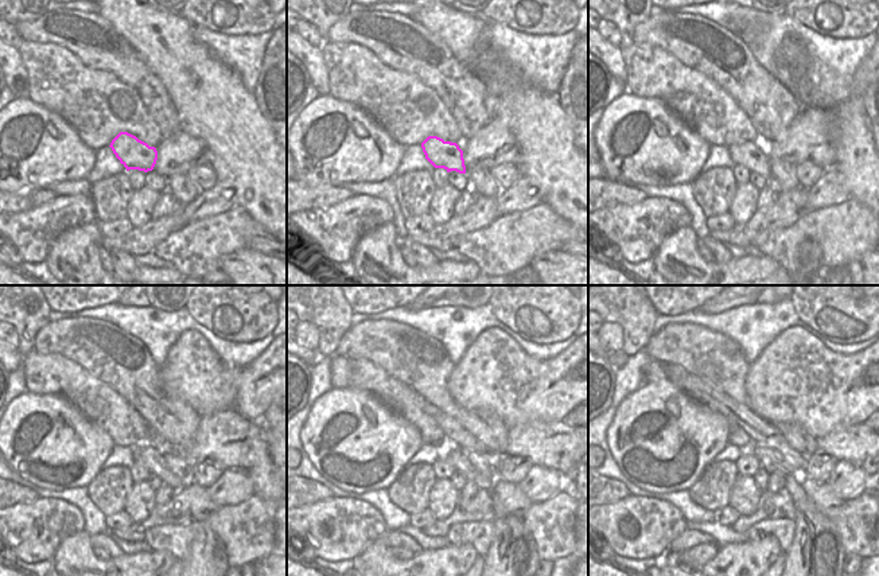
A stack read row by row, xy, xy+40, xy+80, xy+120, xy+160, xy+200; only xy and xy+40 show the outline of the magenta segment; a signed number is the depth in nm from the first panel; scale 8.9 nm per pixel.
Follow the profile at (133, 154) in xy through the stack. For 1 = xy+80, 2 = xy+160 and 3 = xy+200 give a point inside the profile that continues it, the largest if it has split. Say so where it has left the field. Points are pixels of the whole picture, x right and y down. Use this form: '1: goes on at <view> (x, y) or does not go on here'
1: goes on at xy+80 (749, 154)
2: goes on at xy+160 (454, 455)
3: goes on at xy+200 (815, 559)

